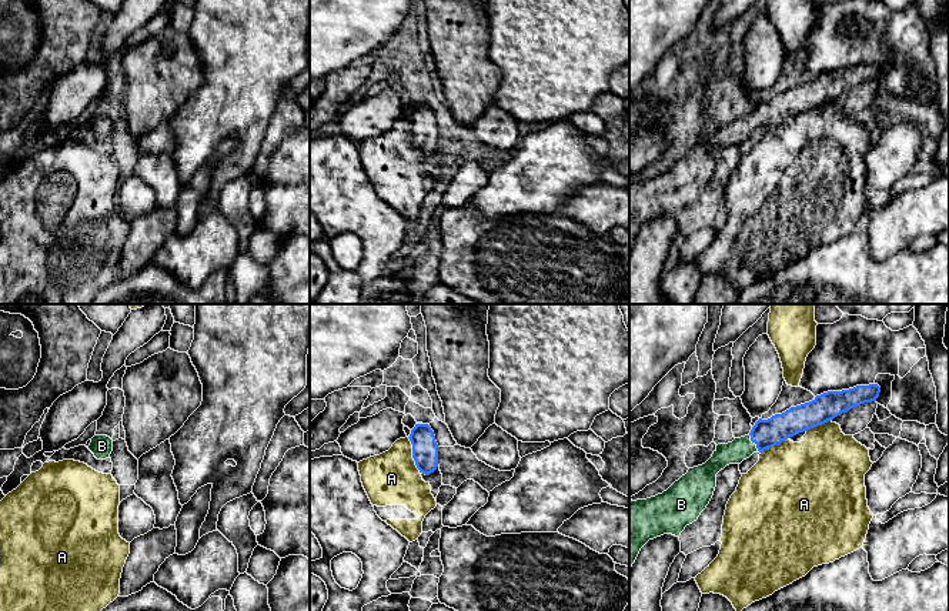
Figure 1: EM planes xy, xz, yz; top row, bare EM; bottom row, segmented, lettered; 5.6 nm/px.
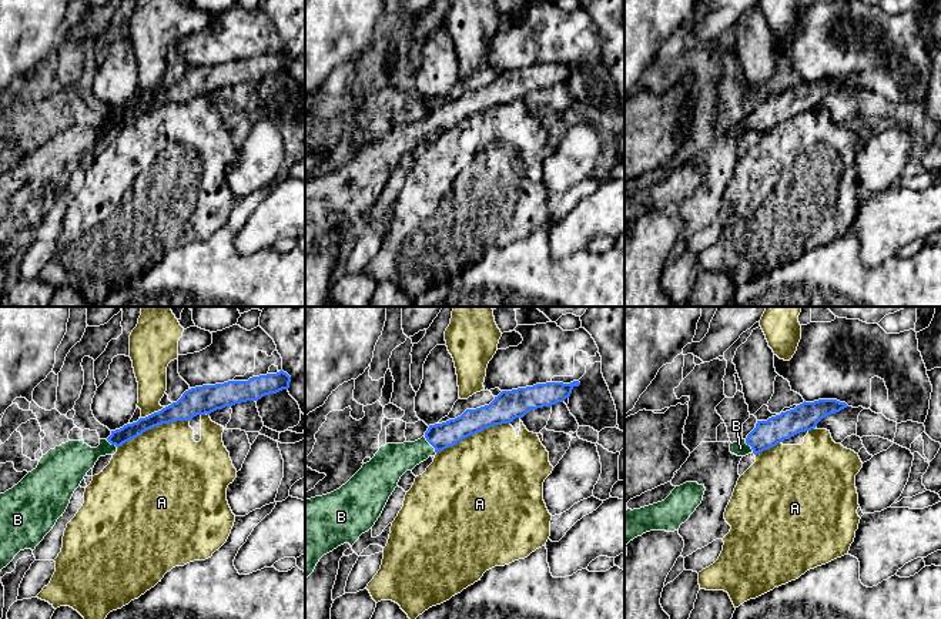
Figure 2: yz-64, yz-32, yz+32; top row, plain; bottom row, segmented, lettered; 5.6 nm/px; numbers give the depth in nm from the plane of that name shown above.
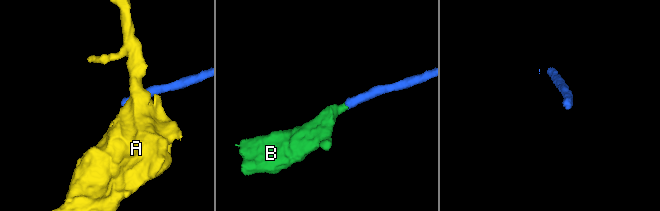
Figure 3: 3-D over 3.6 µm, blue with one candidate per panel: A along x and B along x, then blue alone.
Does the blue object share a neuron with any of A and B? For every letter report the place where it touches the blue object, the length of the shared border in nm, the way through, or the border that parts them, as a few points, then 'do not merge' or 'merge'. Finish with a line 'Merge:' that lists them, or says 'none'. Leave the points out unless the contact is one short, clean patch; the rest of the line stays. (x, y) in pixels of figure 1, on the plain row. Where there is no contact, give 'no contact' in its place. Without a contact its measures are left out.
A: meets blue in xz at (413, 134); contact 220 nm long; do not merge
B: meets blue in yz at (754, 122); contact 120 nm long; runs through yz (768, 113), (754, 122), (741, 129); merge
Merge: B

